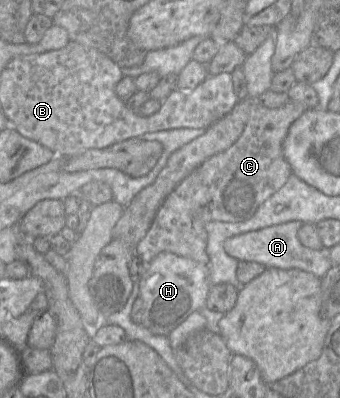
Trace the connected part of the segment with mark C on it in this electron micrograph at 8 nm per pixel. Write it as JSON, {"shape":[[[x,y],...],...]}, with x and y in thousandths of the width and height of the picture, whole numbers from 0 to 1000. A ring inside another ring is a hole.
{"shape":[[[850,254],[815,274],[738,259],[732,299],[703,349],[668,377],[600,405],[512,472],[465,525],[432,588],[400,616],[397,638],[424,661],[438,661],[476,633],[500,633],[615,666],[606,633],[612,608],[606,563],[621,555],[724,555],[753,535],[776,505],[841,462],[859,437],[859,422],[835,392],[832,357],[853,317],[903,276],[900,264],[871,254]]]}

